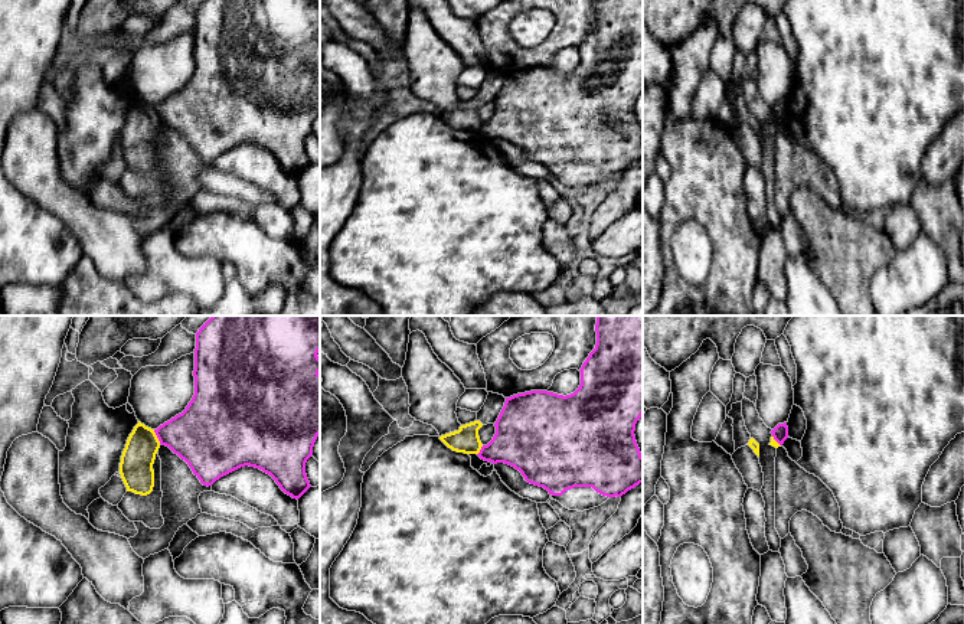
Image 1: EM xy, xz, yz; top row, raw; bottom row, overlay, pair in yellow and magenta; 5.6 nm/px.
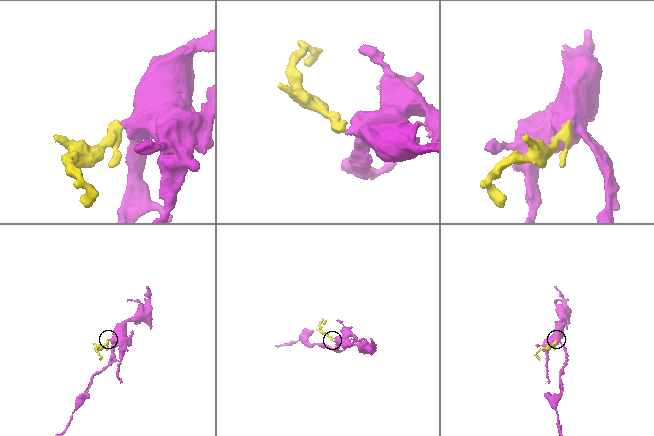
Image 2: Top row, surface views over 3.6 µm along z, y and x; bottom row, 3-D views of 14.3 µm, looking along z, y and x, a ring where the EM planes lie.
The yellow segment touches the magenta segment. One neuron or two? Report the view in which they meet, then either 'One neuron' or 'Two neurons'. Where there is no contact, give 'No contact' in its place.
Touches yellow in xy. Two neurons

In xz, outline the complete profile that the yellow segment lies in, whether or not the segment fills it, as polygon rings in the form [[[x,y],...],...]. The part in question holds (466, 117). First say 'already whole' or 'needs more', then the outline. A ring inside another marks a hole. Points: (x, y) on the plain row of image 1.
already whole; [[[480,98],[461,102],[458,108],[441,112],[439,117],[452,128],[464,131],[478,131],[483,121],[478,107],[483,104]]]

